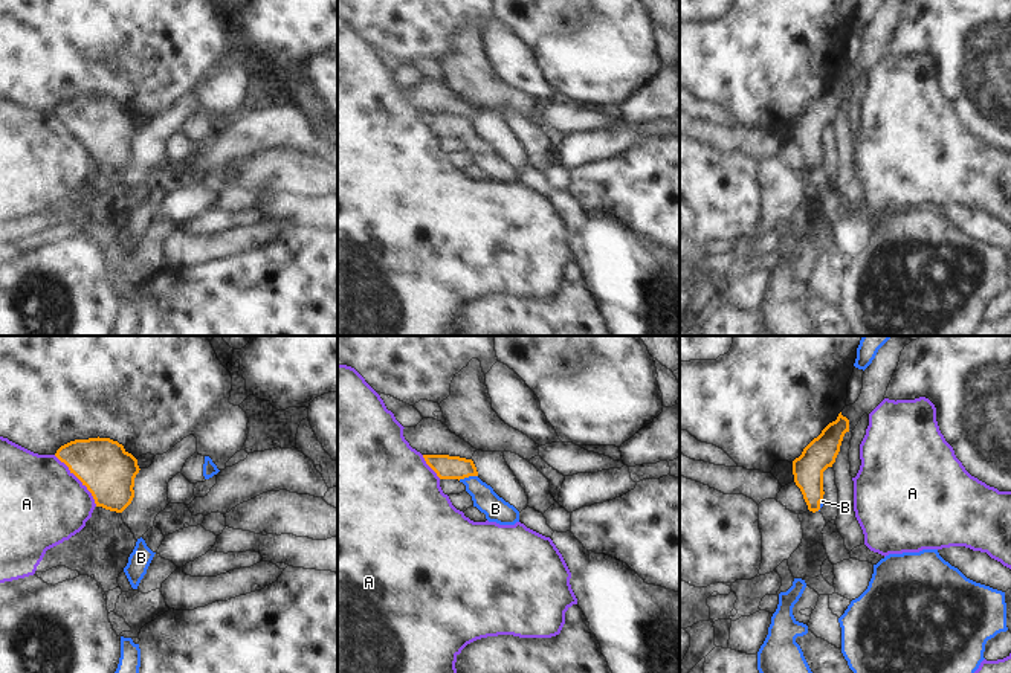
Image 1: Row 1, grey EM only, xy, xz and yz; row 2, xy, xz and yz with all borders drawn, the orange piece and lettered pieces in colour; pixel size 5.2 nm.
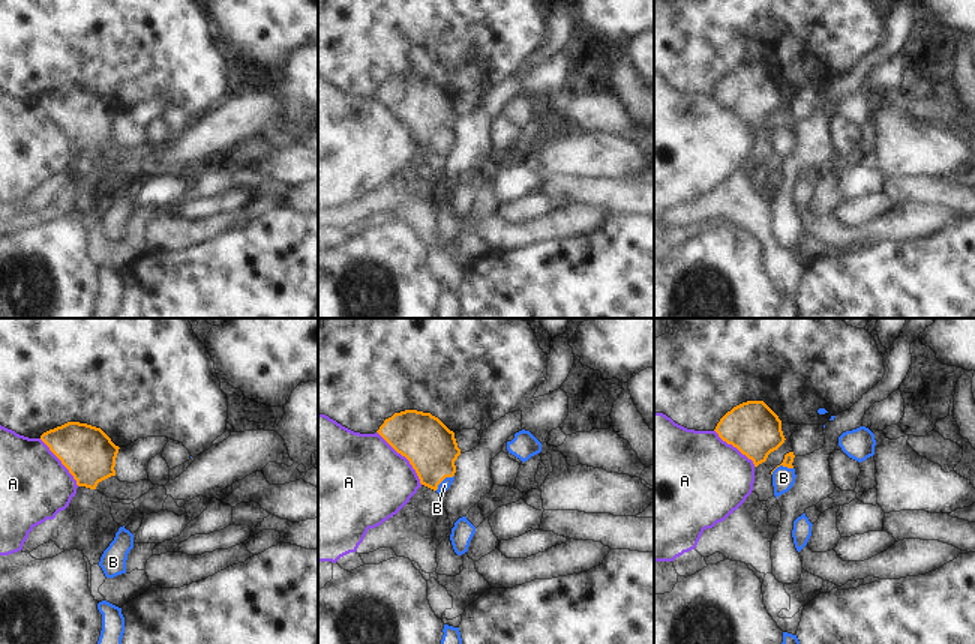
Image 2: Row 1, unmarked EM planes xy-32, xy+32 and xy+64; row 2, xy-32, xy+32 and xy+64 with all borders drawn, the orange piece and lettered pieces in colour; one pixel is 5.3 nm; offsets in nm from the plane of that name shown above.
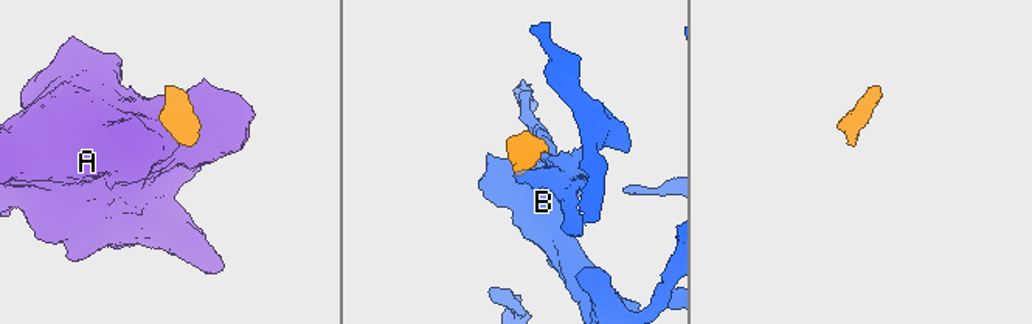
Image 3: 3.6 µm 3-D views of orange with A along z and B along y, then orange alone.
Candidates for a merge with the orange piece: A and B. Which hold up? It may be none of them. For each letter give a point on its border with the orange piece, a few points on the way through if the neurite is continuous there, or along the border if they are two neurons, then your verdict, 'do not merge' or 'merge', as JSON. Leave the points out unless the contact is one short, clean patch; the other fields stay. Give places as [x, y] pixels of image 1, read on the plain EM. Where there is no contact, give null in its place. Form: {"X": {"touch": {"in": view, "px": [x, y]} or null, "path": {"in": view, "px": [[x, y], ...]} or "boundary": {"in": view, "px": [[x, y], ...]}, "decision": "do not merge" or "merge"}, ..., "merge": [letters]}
{"A": {"touch": {"in": "xy", "px": [78, 136]}, "decision": "do not merge"}, "B": {"touch": {"in": "xz", "px": [468, 135]}, "path": {"in": "xz", "px": [[446, 125], [458, 125], [468, 135], [495, 167]]}, "decision": "merge"}, "merge": ["B"]}

